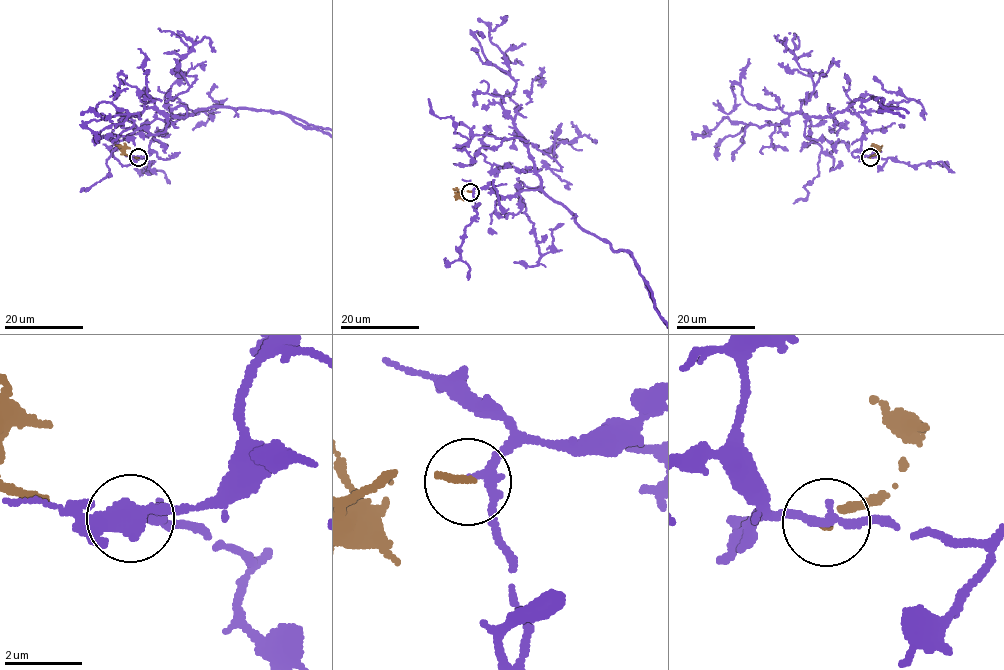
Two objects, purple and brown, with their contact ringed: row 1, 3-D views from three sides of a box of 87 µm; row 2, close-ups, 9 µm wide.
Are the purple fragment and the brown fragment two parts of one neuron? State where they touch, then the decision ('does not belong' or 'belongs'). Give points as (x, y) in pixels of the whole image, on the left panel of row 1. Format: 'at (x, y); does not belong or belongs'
at (138, 157); belongs

